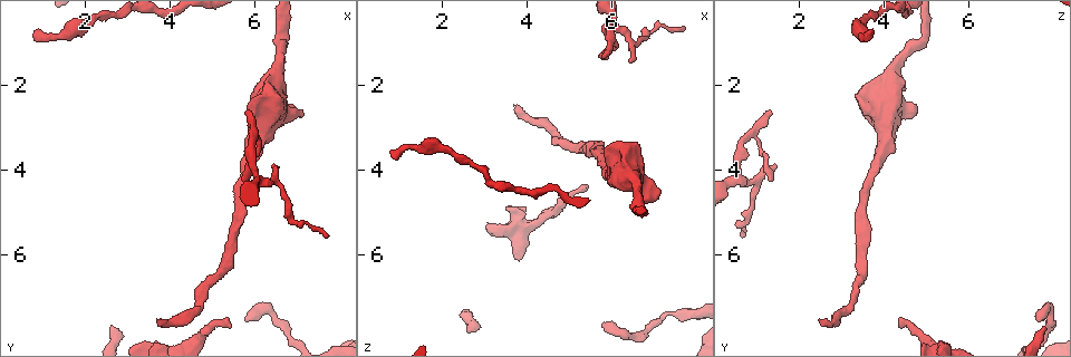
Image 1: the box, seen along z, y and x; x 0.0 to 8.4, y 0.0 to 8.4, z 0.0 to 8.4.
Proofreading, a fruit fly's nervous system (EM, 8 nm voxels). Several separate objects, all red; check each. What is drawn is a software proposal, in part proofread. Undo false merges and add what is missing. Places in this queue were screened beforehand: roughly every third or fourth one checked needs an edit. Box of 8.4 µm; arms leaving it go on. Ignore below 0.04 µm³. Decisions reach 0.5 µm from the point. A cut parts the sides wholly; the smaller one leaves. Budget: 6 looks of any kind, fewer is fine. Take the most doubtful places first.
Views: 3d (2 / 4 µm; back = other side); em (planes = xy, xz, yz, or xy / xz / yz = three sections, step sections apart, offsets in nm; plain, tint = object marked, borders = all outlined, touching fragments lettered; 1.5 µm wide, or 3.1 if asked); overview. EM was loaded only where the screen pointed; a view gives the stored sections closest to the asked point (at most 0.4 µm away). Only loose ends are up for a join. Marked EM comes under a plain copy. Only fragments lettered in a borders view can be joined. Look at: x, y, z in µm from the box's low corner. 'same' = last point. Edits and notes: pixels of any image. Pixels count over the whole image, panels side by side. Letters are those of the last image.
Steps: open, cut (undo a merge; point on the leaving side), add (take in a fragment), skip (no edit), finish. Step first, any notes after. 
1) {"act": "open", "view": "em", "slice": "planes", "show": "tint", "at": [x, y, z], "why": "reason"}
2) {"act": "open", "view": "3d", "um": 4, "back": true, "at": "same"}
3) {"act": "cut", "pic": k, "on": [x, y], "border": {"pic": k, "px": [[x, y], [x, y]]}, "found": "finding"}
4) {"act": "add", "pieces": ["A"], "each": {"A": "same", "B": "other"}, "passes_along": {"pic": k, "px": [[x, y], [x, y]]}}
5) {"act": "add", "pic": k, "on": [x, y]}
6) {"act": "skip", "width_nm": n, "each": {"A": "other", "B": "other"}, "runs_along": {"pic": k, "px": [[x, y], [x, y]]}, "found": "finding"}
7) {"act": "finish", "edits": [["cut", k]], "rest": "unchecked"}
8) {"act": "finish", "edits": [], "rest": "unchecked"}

{"act": "open", "view": "em", "slice": "planes", "show": "tint", "at": [5.80, 2.60, 1.35], "why": "branch stops here"}

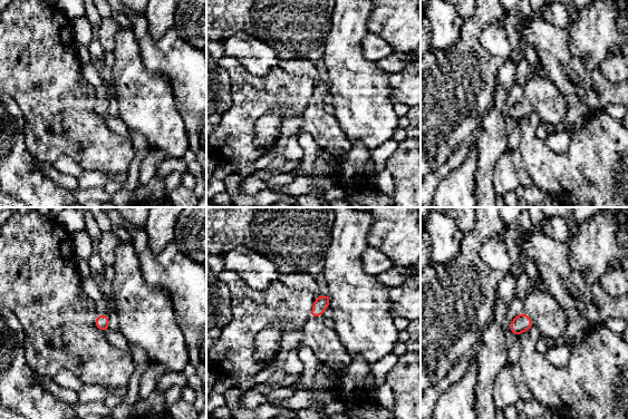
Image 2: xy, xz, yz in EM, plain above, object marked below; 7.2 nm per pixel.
{"act": "open", "view": "em", "slice": "planes", "show": "borders", "at": "same"}

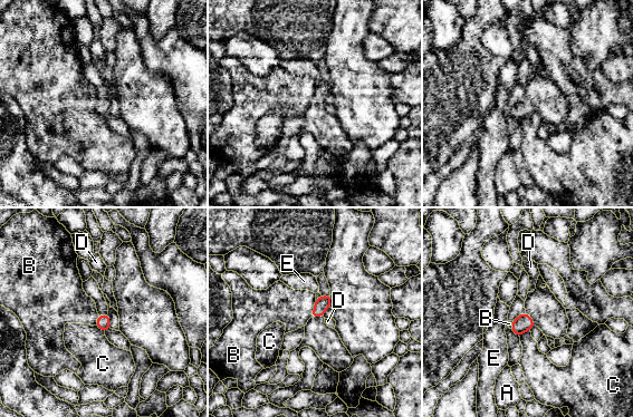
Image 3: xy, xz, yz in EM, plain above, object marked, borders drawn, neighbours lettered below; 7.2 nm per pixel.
{"act": "skip", "longest_contact_nm": ["B", 140], "each": {"A": "other", "B": "other", "C": "other", "D": "other", "E": "other"}, "border": {"pic": 3, "px": [[315, 299], [310, 317]]}, "found": "none of them fits"}

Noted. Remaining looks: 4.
{"act": "open", "view": "em", "slice": "xy", "step": 4, "show": "tint", "at": [3.80, 7.55, 2.50], "why": "branch stops here"}

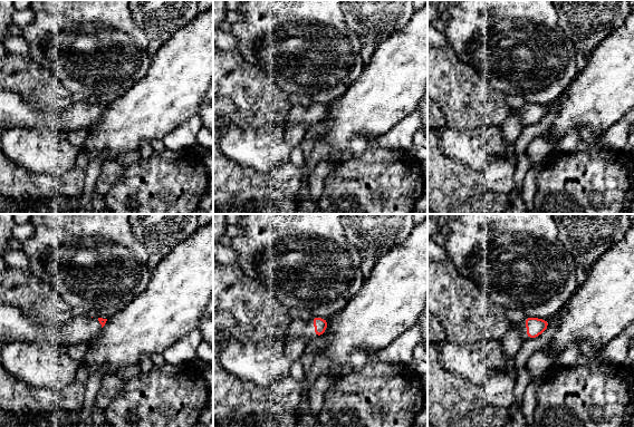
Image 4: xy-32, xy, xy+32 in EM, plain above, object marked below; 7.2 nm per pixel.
{"act": "open", "view": "em", "slice": "planes", "show": "borders", "at": "same"}

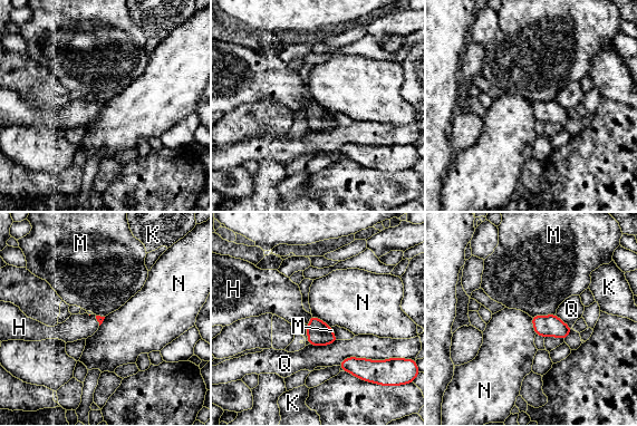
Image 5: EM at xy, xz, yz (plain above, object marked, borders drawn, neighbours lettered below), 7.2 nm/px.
{"act": "add", "pieces": ["H"], "longest_contact_nm": ["Q", 340], "each": {"H": "same", "K": "other", "M": "other", "N": "other", "Q": "other"}, "passes_along": {"pic": 5, "px": [[319, 333], [310, 320], [283, 298]]}, "found": "it goes on there"}

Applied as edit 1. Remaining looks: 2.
{"act": "open", "view": "overview"}

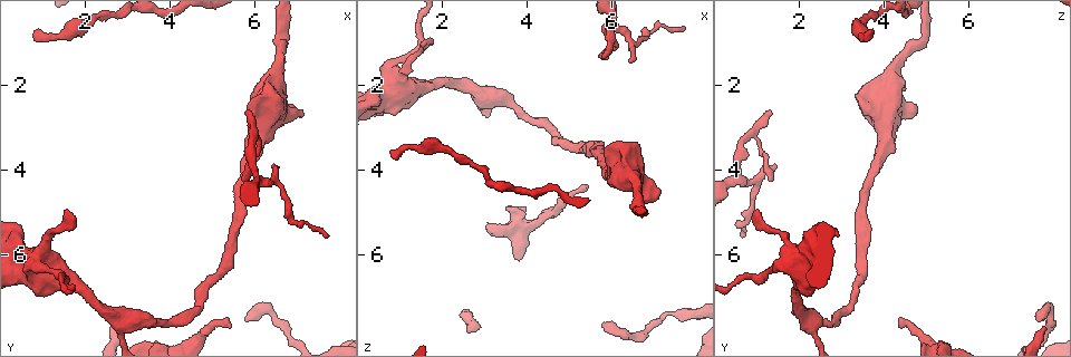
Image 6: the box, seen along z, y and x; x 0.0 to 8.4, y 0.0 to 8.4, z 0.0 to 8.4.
{"act": "open", "view": "em", "slice": "planes", "show": "borders", "at": [7.70, 5.60, 0.65], "why": "tapers out"}

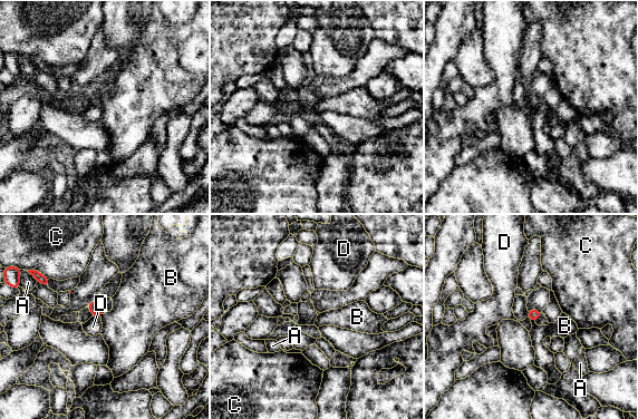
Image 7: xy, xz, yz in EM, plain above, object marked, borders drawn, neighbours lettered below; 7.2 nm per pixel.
{"act": "skip", "each": {"A": "other", "B": "other", "C": "other", "D": "other"}, "border": {"pic": 7, "px": [[104, 313], [100, 318]]}, "found": "no lettered fragment goes on from it"}

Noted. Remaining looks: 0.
{"act": "finish", "edits": [["add", 5]], "rest": "unchecked"}

